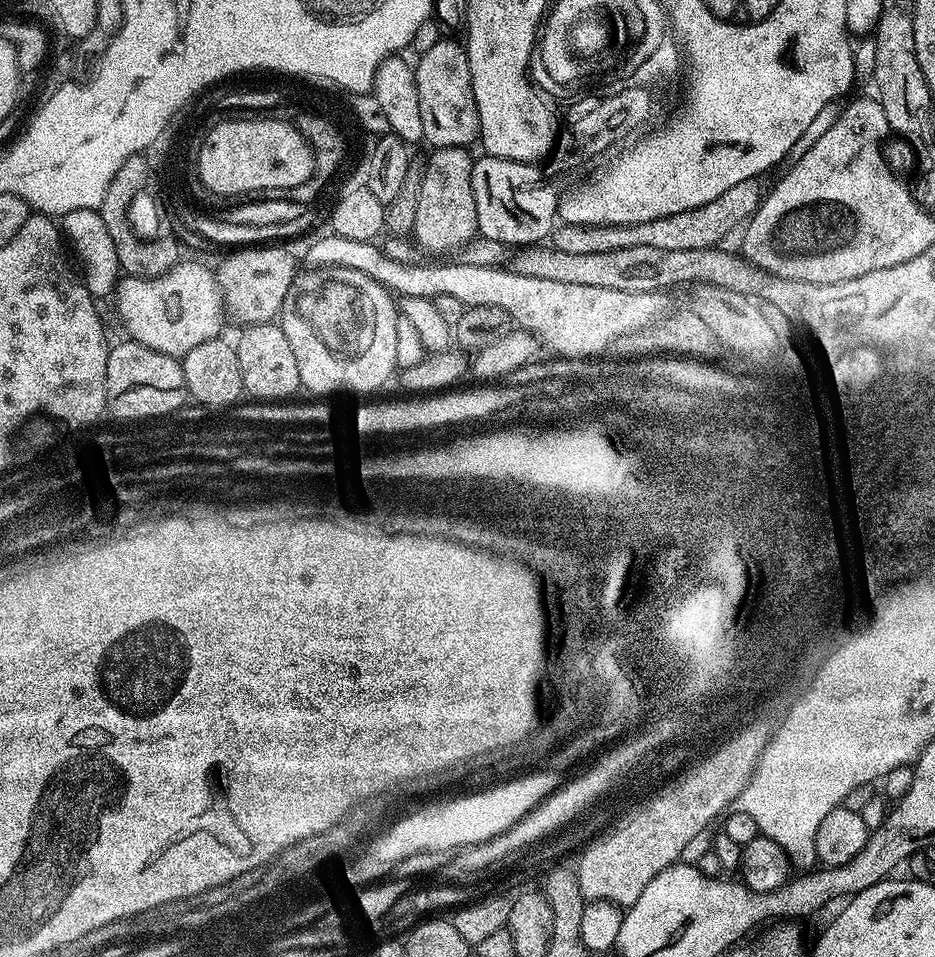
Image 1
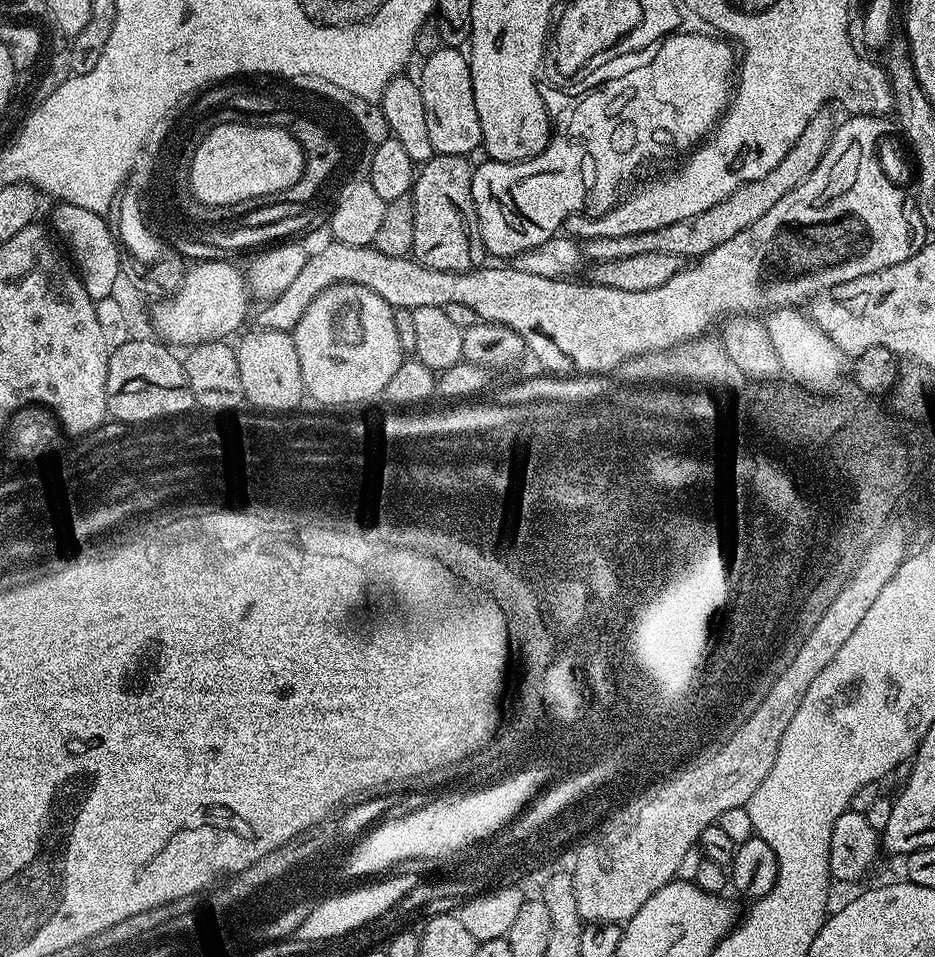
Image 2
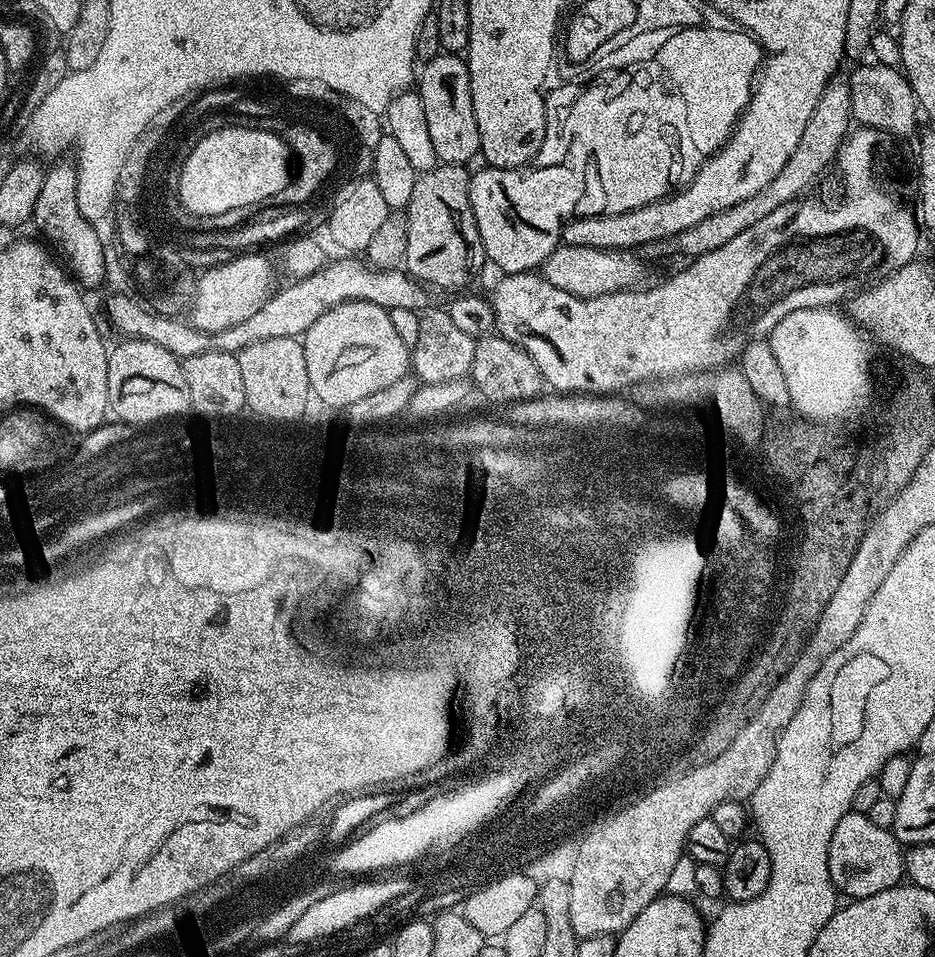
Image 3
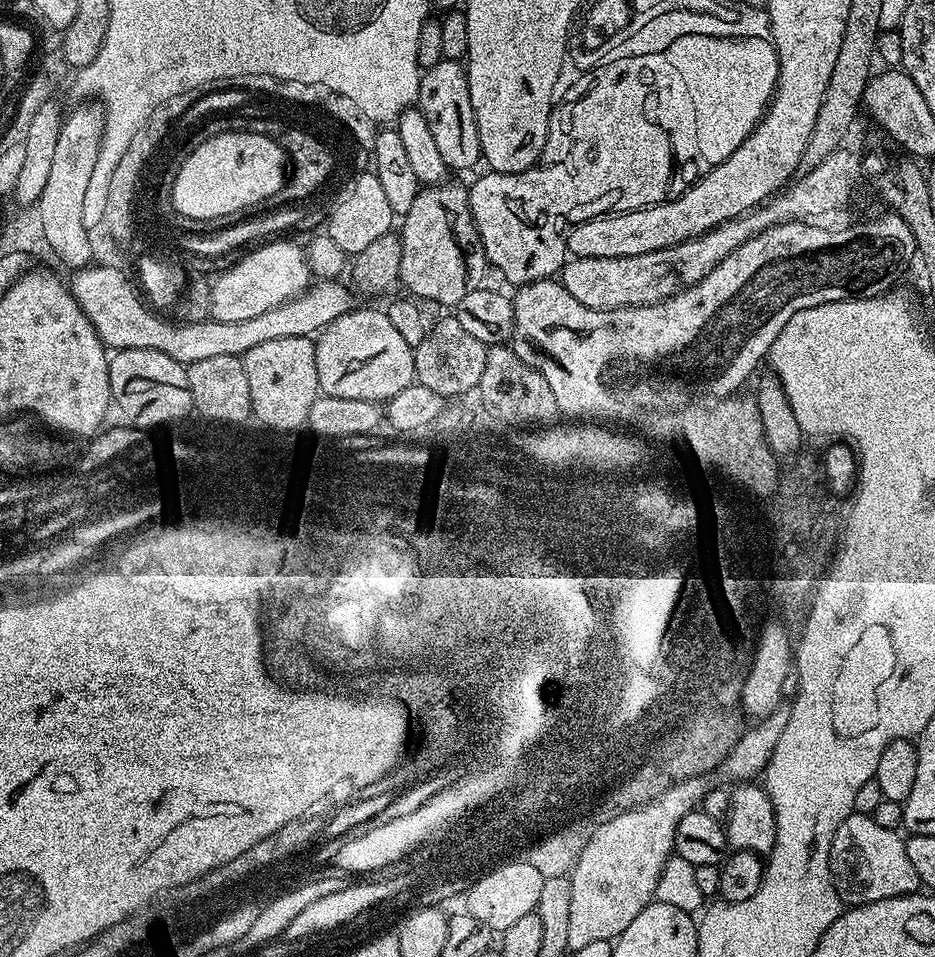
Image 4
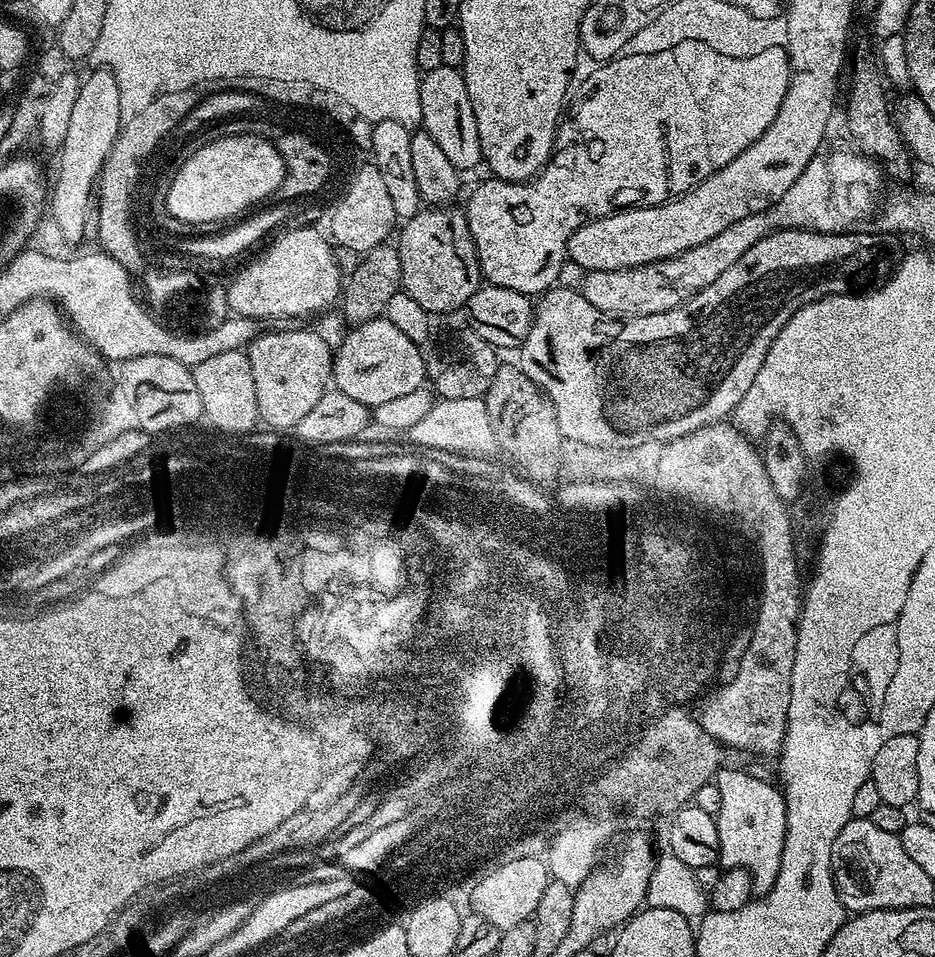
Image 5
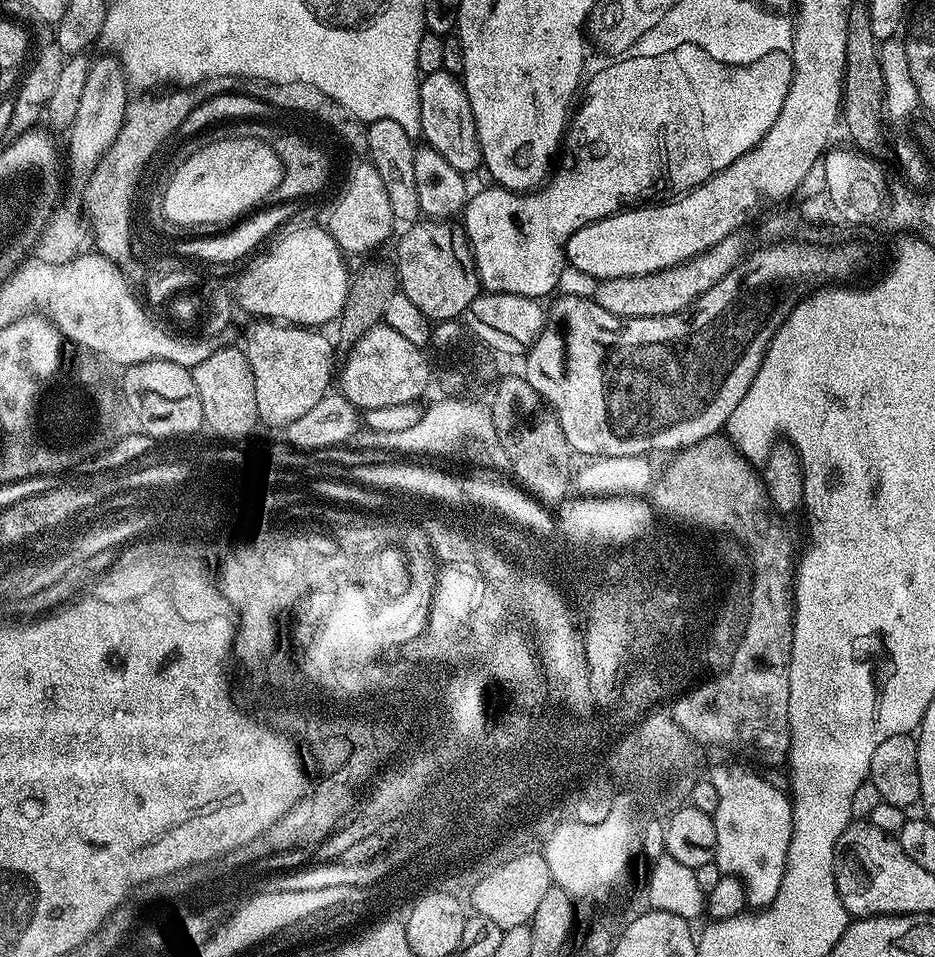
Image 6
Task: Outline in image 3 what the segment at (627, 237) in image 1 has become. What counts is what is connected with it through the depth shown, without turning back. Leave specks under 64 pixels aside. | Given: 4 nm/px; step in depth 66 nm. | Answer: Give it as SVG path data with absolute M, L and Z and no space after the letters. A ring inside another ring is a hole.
M837 74L832 81L822 90L818 98L818 106L814 106L814 114L810 114L810 122L806 122L806 130L802 130L802 138L798 138L798 150L790 154L786 166L778 170L778 175L766 182L758 194L738 202L738 206L730 206L718 214L712 214L710 218L704 218L698 222L698 226L690 226L690 230L682 230L678 234L668 236L665 240L655 240L649 244L643 244L638 249L639 255L645 261L651 262L659 256L688 256L695 258L702 254L710 254L710 250L718 250L730 242L730 238L738 238L742 230L750 230L754 222L762 222L766 214L774 214L778 206L786 206L799 201L800 196L828 167L833 167L834 161L839 157L840 147L850 135L851 110L851 86L849 77ZM800 196L800 197L799 197Z

